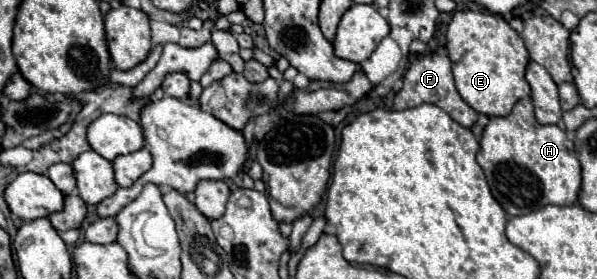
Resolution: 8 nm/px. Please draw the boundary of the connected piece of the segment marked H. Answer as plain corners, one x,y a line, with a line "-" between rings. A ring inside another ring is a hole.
529,97
515,103
513,111
505,117
491,117
483,137
479,141
477,163
483,167
489,189
507,215
527,215
539,211
545,205
575,205
581,187
581,165
573,151
573,141
557,125
541,125
533,115
533,103

